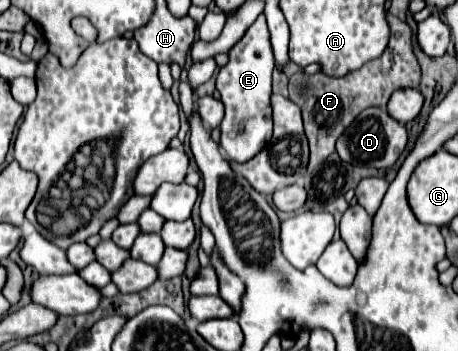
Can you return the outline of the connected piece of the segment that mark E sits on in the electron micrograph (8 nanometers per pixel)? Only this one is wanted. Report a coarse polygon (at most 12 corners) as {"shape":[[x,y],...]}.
{"shape":[[265,16],[217,74],[221,148],[247,162],[271,140],[275,56]]}

